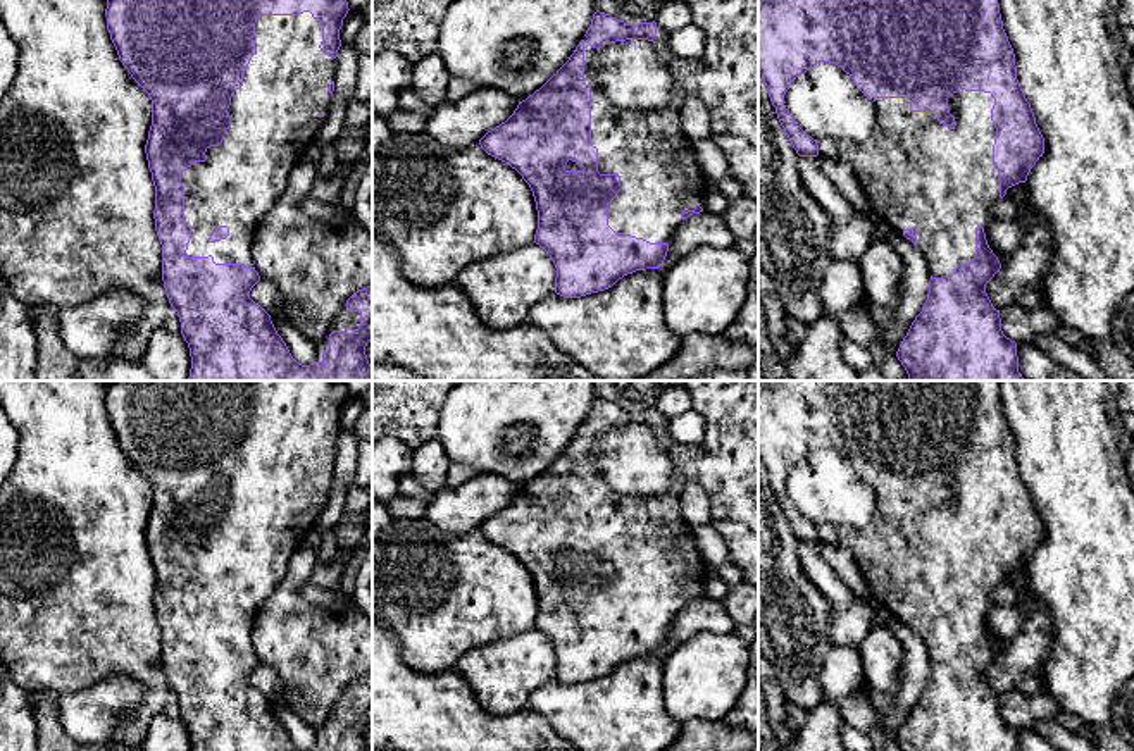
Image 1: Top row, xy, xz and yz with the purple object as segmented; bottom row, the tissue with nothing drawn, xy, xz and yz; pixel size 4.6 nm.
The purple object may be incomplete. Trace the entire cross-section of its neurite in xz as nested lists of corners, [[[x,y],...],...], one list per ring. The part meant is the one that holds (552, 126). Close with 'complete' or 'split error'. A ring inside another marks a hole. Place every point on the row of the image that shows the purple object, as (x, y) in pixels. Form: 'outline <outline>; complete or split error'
outline [[[596,10],[569,60],[539,90],[519,102],[505,122],[479,140],[488,155],[508,164],[529,184],[538,210],[534,243],[553,260],[555,293],[564,298],[605,291],[627,274],[660,269],[677,227],[689,215],[705,210],[705,195],[712,188],[695,158],[691,141],[681,133],[681,102],[651,112],[627,110],[614,103],[593,78],[598,50],[607,43],[626,40],[651,41],[665,55],[669,71],[676,78],[693,76],[703,67],[700,59],[672,55],[669,33],[655,21],[627,24]]]; split error

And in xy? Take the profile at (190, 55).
outline [[[107,0],[107,29],[119,60],[152,100],[152,126],[145,153],[155,186],[153,219],[162,245],[162,281],[169,303],[178,312],[181,334],[191,357],[188,381],[372,381],[372,365],[365,355],[365,346],[372,341],[372,286],[358,289],[346,300],[327,336],[317,344],[310,365],[302,365],[291,357],[271,315],[250,298],[252,288],[260,281],[252,253],[257,227],[283,195],[291,169],[303,158],[307,145],[315,140],[331,110],[336,57],[341,47],[340,29],[348,10],[346,0]]]; split error

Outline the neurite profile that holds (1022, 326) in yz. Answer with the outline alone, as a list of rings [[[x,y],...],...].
[[[1013,301],[1000,310],[1000,319],[1003,334],[1015,343],[1025,344],[1034,344],[1037,338],[1055,336],[1056,329],[1063,326],[1044,301],[1034,310],[1025,310]]]

